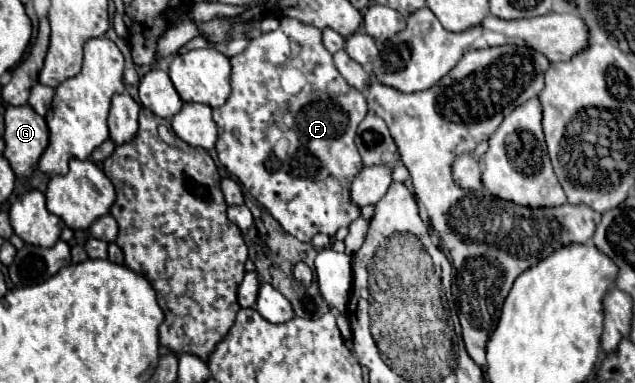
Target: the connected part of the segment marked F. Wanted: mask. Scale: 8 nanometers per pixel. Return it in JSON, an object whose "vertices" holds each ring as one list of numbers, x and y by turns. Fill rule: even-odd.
{"vertices":[[283,17,279,29,251,39,243,53,231,57,233,93,225,105,213,109,213,121,219,127,219,161,279,221,279,225,299,241,311,241,315,233,335,237,339,227,349,227,349,223,359,217,359,207,349,199,349,187,363,167,353,139,357,125,367,113,367,101,357,89,351,89,347,81,343,81,321,37,319,29],[293,43,299,45,297,53,291,49],[287,67,299,69,305,75,305,85,295,95,285,93,281,87,281,71]]}

